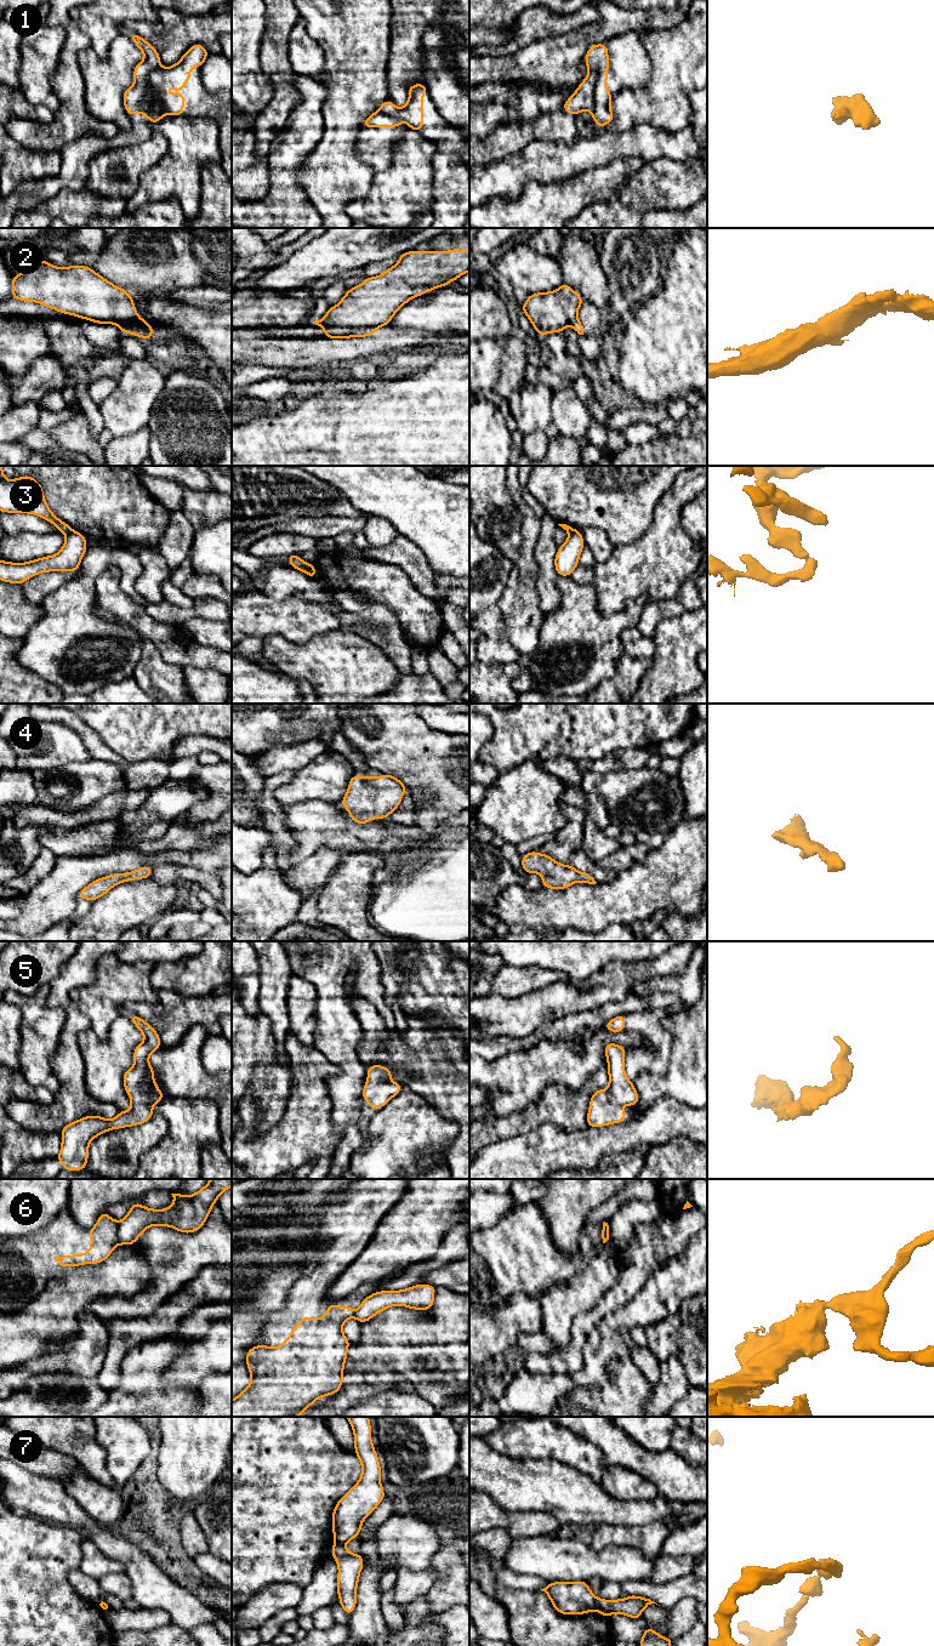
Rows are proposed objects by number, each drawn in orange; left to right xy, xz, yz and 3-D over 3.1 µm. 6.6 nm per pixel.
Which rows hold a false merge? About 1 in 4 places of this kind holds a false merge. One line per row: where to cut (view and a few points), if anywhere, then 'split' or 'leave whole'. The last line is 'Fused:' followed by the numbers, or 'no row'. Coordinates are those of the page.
1: cut xy (159, 66), (148, 81), (164, 114); split
2: cut none; leave whole
3: cut xz (309, 564), (305, 571); split
4: cut none; leave whole
5: cut none; leave whole
6: cut xy (119, 1223), (118, 1242); split
7: cut yz (596, 1599), (597, 1609); split
Fused: 1, 3, 6, 7

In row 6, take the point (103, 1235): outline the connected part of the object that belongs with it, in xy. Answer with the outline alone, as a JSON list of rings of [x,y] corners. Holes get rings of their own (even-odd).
[[[107,1212],[102,1213],[97,1224],[87,1231],[91,1236],[91,1247],[87,1253],[53,1257],[58,1266],[79,1266],[104,1261],[116,1248],[119,1223],[110,1219]]]

